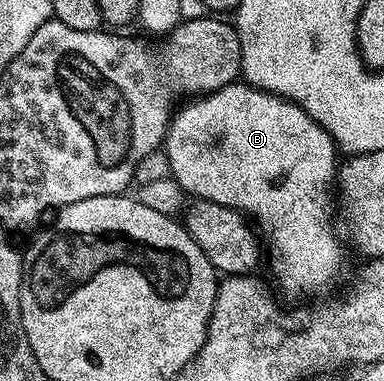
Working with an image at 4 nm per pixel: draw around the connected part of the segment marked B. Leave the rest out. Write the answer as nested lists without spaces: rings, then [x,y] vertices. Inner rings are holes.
[[[236,81],[216,92],[203,94],[187,101],[171,117],[164,149],[170,161],[170,173],[181,184],[187,195],[204,202],[215,202],[221,206],[227,206],[257,223],[260,227],[261,237],[264,239],[265,249],[268,251],[268,262],[270,258],[270,270],[280,285],[287,286],[290,290],[302,290],[305,286],[326,286],[329,282],[337,280],[338,273],[342,270],[342,242],[338,239],[337,232],[334,231],[336,198],[332,193],[332,187],[335,185],[336,171],[340,165],[340,151],[328,136],[328,132],[324,132],[324,128],[320,128],[320,124],[316,124],[316,120],[312,120],[312,116],[308,116],[308,112],[304,112],[295,102],[281,98],[279,94],[269,94],[266,90],[257,90],[255,86],[247,86],[245,81]]]

